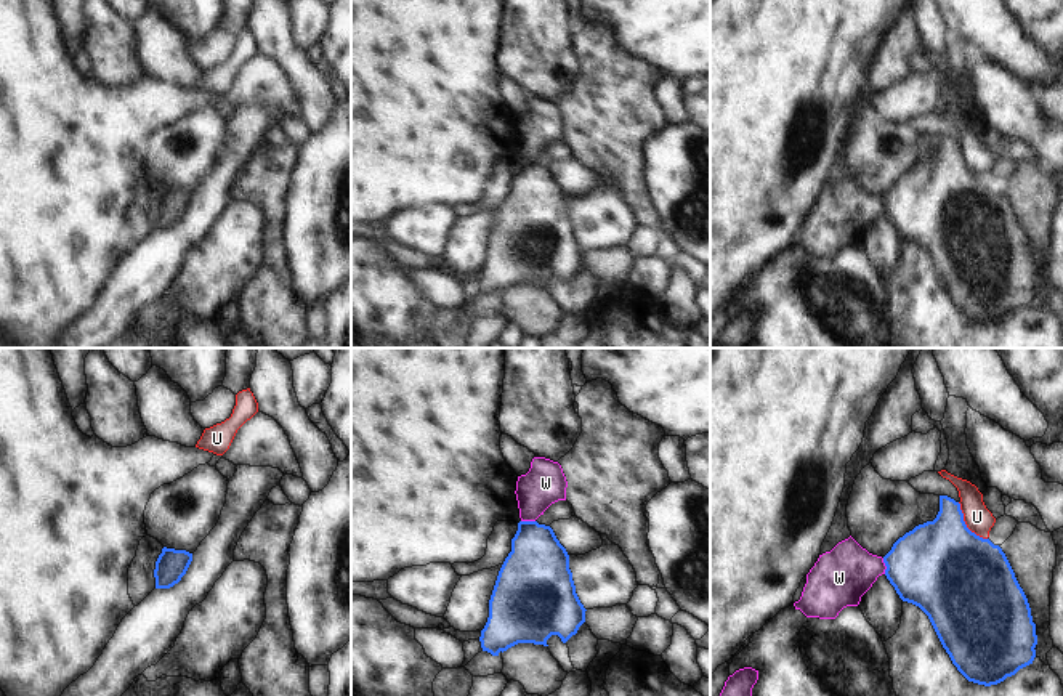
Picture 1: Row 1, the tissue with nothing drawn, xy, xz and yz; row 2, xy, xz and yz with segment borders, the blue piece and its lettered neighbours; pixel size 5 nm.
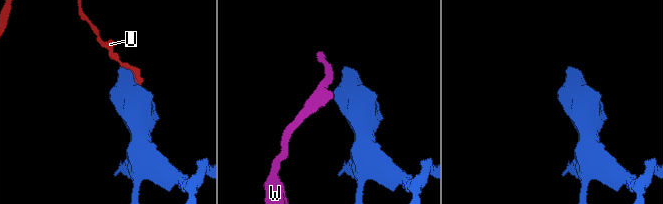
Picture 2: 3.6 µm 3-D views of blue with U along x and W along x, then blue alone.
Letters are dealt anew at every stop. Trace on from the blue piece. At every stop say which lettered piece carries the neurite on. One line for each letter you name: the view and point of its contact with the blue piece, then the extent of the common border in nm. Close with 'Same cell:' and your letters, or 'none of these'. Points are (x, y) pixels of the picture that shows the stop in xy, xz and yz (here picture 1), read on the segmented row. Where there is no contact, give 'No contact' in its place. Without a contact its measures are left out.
Same cell: none of these.

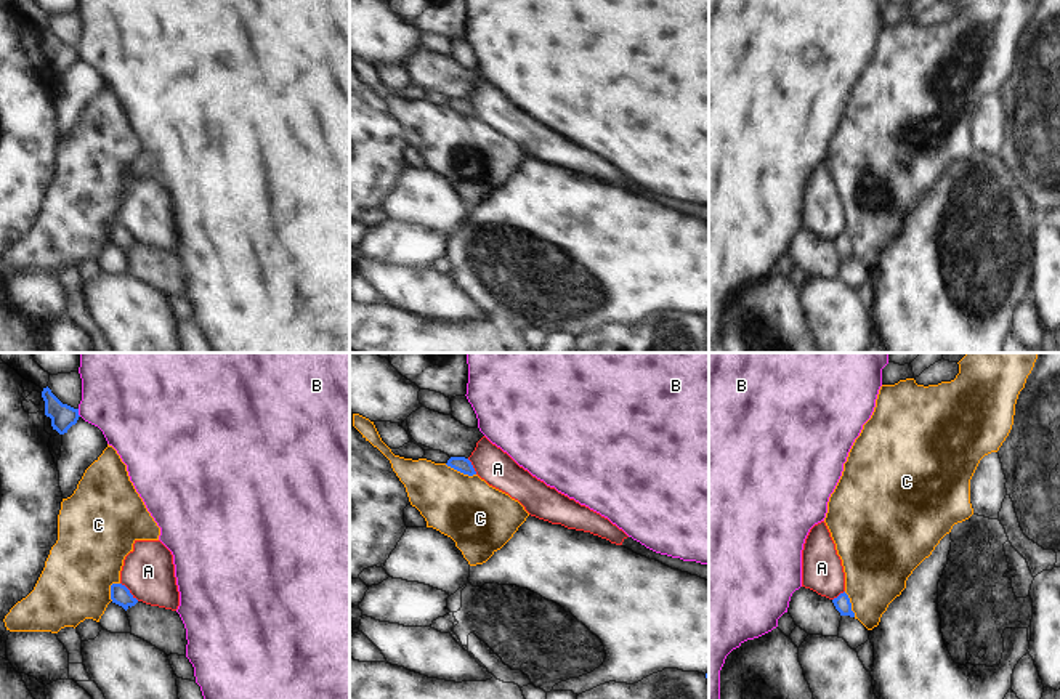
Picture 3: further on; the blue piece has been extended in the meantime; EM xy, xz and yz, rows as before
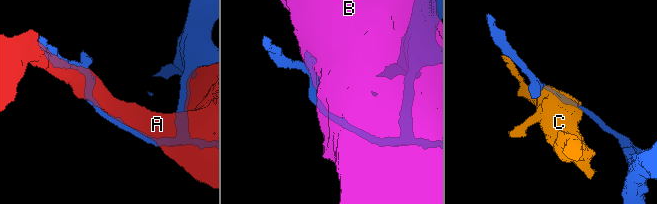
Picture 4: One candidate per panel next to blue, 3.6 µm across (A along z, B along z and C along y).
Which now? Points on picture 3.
Same cell: none of these.

